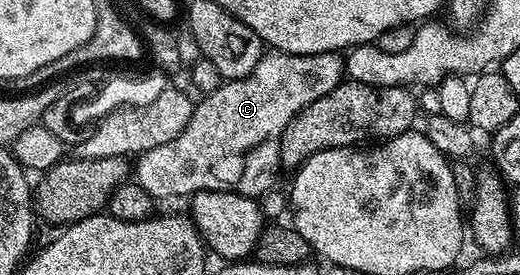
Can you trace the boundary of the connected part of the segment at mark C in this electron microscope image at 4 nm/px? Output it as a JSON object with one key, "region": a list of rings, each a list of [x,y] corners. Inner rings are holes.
{"region":[[[282,49],[262,52],[259,63],[251,75],[237,81],[225,81],[210,93],[204,94],[194,104],[193,114],[183,131],[171,143],[163,147],[151,147],[135,161],[135,184],[143,187],[154,199],[160,197],[192,198],[195,193],[210,189],[220,193],[238,193],[244,197],[261,199],[261,196],[277,181],[277,169],[281,164],[281,136],[299,111],[303,111],[315,99],[323,99],[335,87],[346,80],[345,57],[340,52],[295,55]]]}

